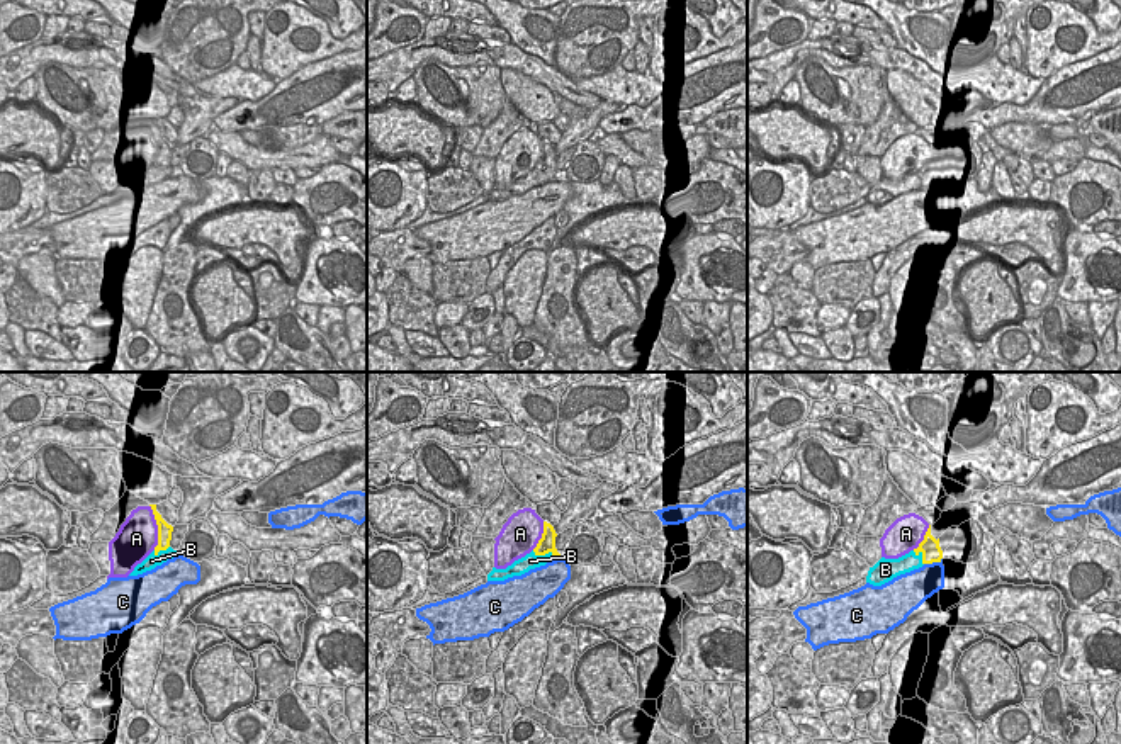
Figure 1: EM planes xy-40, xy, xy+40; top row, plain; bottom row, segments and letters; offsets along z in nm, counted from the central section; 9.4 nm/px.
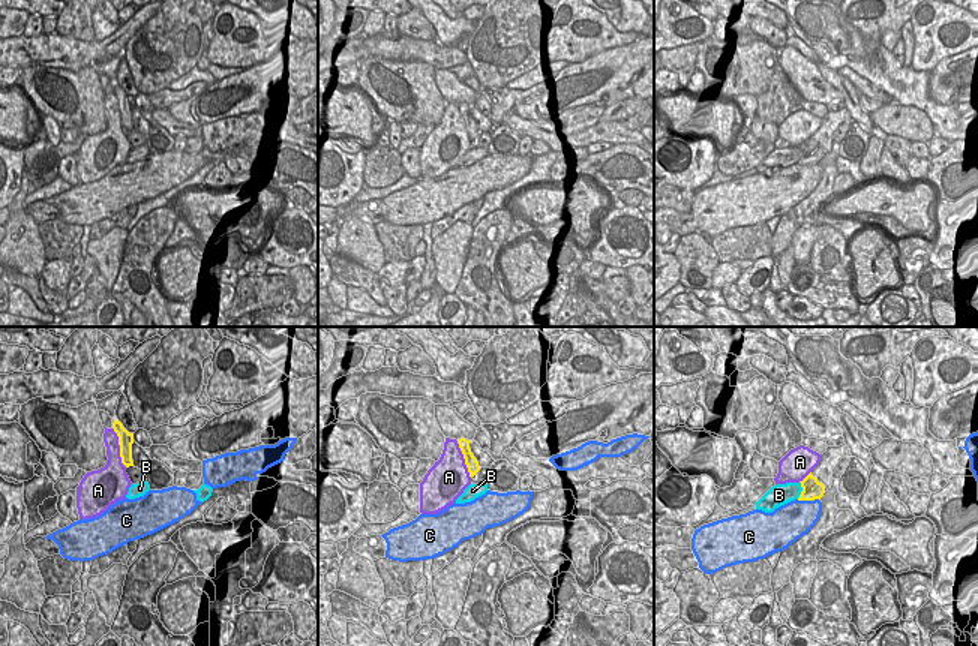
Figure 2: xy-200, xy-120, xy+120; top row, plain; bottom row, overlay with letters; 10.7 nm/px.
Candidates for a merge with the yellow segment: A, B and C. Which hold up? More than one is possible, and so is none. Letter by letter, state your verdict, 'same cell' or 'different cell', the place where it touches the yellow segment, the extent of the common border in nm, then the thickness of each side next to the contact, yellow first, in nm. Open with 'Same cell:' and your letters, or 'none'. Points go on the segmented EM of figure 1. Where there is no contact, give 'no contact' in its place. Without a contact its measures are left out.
Same cell: none
A: different cell; meets yellow in xy-40 at (158, 527); contact 440 nm long; 130 nm thick on the yellow side, 380 nm on the other
B: different cell; meets yellow in xy at (544, 554); contact 240 nm long; 160 nm thick on the yellow side, 160 nm on the other
C: different cell; meets yellow in xy+40 at (933, 561); contact 190 nm long; 190 nm thick on the yellow side, 300 nm on the other

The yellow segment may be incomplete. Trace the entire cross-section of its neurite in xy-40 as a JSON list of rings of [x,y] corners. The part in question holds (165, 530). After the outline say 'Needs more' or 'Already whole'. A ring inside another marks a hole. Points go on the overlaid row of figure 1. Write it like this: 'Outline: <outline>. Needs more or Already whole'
Outline: [[[156,504],[149,506],[158,525],[158,545],[155,547],[155,555],[158,555],[160,550],[166,550],[170,547],[173,527],[161,518],[161,515],[156,511]]]. Already whole

